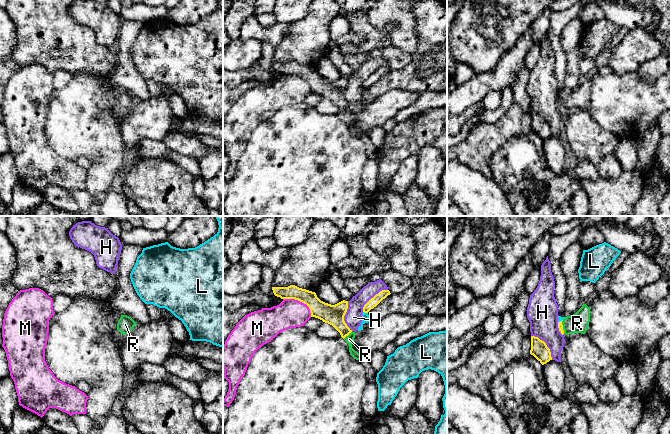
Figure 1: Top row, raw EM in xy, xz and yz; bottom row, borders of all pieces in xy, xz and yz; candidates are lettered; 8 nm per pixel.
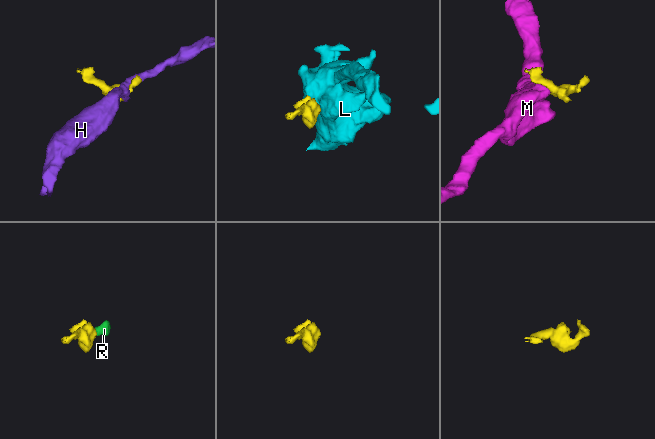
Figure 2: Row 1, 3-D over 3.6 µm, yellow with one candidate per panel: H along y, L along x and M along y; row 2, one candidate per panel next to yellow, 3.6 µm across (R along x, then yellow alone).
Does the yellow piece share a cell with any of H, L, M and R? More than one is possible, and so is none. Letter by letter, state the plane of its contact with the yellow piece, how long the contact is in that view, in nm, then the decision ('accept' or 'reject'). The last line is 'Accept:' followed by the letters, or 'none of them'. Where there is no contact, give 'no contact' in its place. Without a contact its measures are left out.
H: meets yellow in yz; contact 260 nm long; reject
L: meets yellow in xz; contact 40 nm long; reject
M: meets yellow in xz; contact 280 nm long; reject
R: meets yellow in xz; contact 90 nm long; accept
Accept: R

